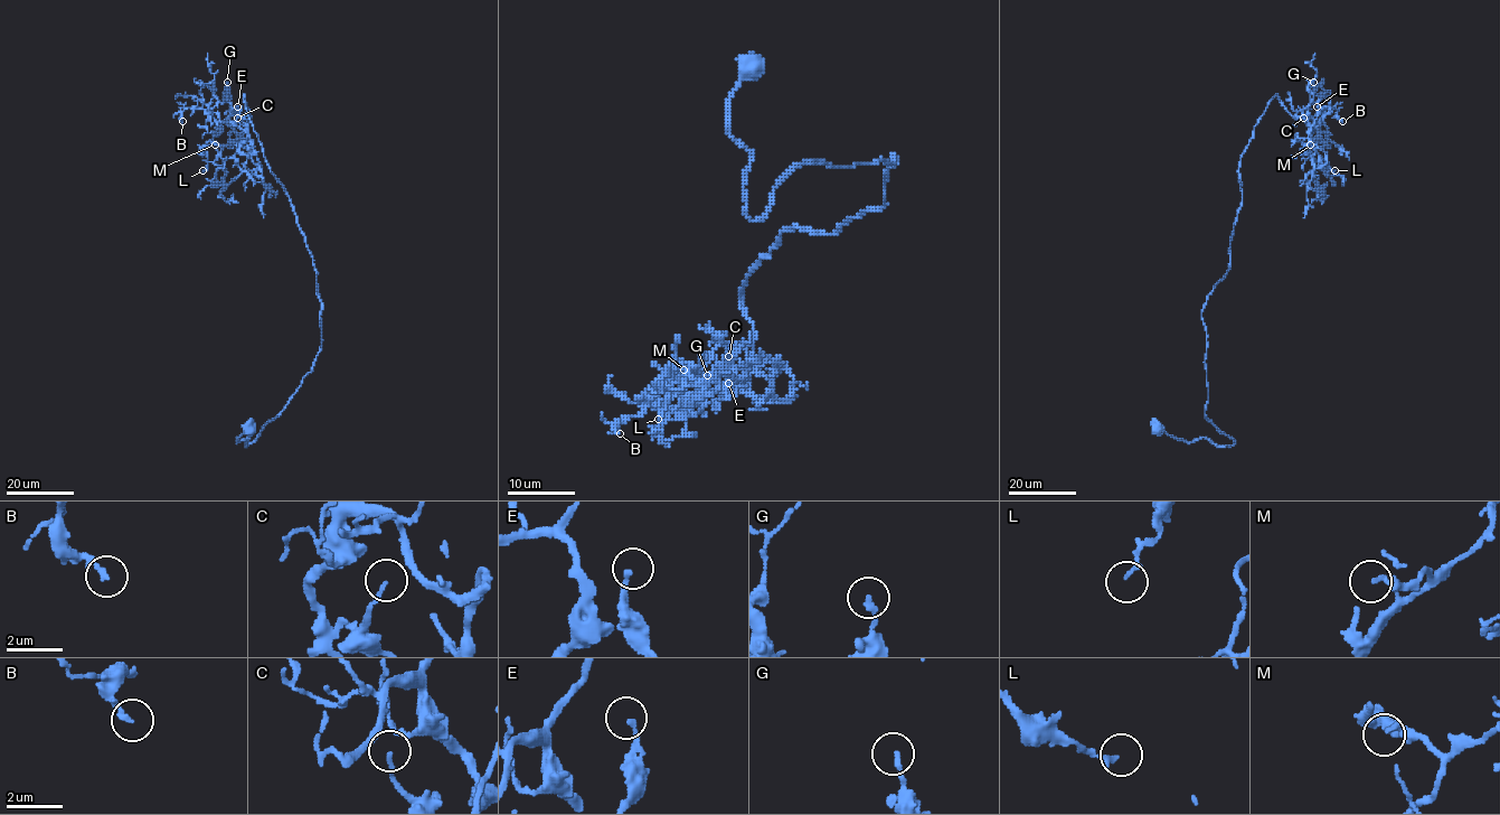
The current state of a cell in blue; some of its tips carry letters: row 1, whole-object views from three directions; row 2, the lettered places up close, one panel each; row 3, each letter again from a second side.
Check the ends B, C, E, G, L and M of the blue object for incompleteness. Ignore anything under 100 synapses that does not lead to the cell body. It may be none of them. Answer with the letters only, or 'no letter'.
no letter

